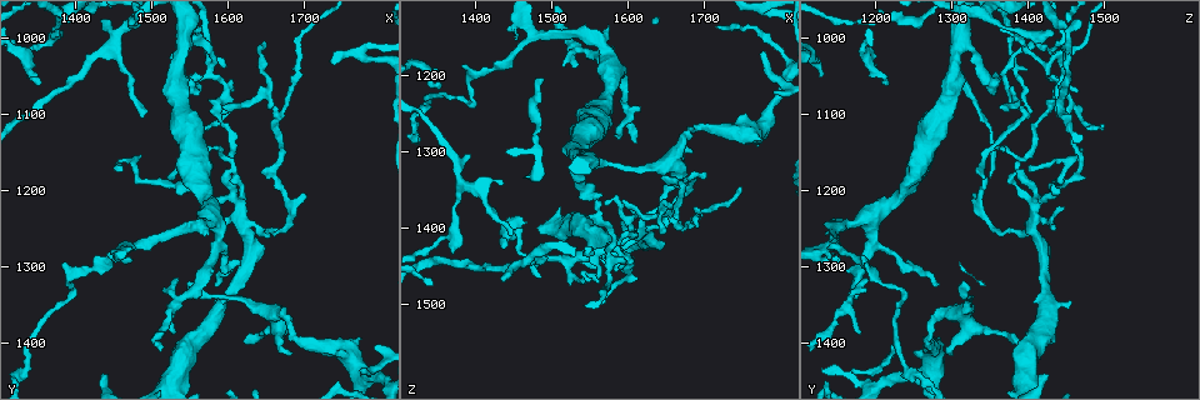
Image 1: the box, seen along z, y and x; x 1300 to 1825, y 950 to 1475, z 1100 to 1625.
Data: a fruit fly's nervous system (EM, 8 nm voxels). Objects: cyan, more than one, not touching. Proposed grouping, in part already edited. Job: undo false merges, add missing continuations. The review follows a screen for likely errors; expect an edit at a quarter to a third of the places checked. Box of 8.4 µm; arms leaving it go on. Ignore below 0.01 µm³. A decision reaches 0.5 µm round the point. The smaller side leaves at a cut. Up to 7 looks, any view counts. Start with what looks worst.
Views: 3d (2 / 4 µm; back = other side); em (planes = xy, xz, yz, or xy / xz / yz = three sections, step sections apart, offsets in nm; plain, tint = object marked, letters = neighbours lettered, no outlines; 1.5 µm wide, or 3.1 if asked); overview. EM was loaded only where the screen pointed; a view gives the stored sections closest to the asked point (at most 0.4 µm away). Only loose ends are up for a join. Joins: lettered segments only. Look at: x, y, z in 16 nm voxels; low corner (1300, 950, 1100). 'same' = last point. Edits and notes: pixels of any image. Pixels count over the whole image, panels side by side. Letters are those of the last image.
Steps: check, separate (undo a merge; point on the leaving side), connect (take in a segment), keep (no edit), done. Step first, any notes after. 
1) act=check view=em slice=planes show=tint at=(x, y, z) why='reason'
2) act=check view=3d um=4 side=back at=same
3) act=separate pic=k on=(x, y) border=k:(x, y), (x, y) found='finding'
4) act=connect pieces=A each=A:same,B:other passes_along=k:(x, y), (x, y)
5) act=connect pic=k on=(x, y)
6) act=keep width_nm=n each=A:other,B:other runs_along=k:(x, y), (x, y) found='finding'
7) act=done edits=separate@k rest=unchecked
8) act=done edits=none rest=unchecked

act=check view=em slice=planes show=letters at=(1530, 1390, 1180) why='an open end'

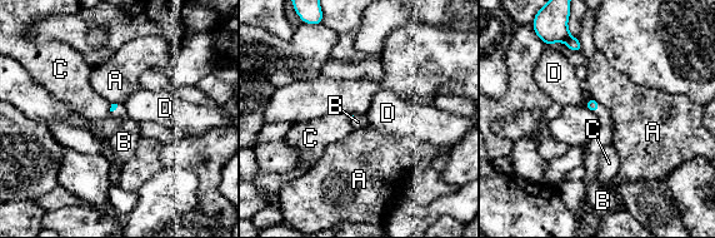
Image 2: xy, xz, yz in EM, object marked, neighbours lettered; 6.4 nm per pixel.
act=connect pieces=B each=A:other,B:same,C:other,D:other found='the cell continues'

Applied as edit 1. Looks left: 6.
act=check view=overview

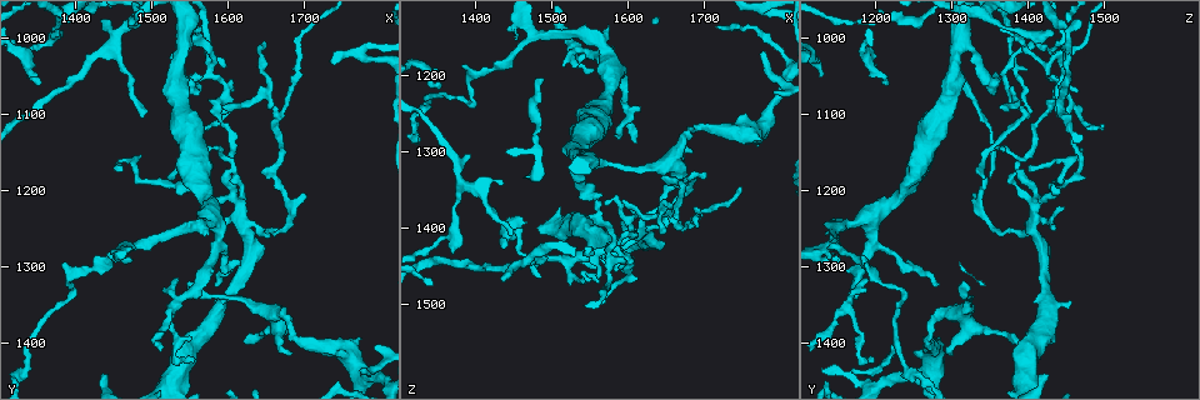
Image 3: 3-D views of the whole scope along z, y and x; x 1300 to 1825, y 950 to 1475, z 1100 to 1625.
act=check view=em slice=planes show=letters at=(1680, 1240, 1350) why='sharp bend'

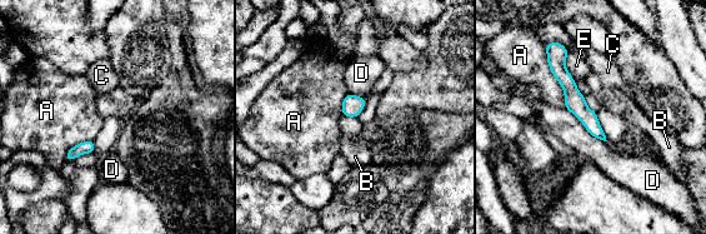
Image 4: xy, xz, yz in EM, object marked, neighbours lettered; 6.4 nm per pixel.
act=keep each=A:other,B:other,C:other,D:other,E:other border=4:(545, 44), (565, 106) found='continuous, no second cell'

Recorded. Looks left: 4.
act=check view=em slice=planes show=tint at=(1460, 1175, 1395) why='an open end'

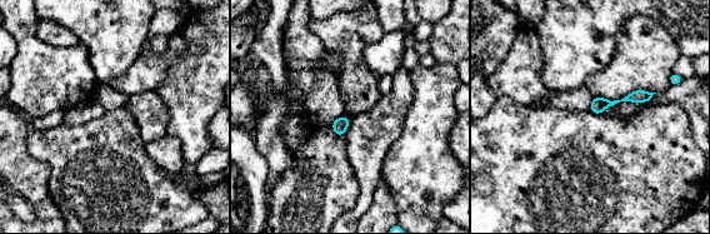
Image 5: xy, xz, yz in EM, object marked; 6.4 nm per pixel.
act=check view=em slice=planes show=letters at=same why='what lies round it'

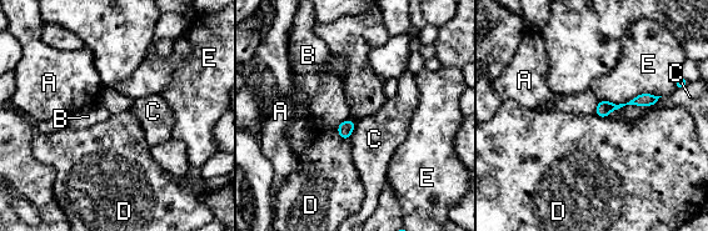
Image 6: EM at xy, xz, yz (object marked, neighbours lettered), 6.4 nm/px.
act=keep longest_contact=E:400nm each=A:other,B:other,C:other,D:other,E:other border=6:(337, 126), (342, 137), (350, 136) found='no lettered segment goes on from it'

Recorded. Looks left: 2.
act=done edits=connect@2 rest=unchecked

